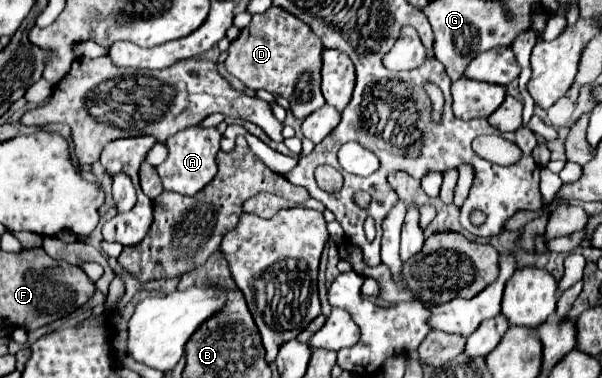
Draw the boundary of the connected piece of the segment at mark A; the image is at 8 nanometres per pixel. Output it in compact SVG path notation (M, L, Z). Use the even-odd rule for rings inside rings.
M201 124L189 126L189 128L181 130L179 134L173 134L171 138L167 138L163 142L167 146L167 158L159 166L155 166L157 174L161 176L161 182L163 182L165 190L193 196L207 182L211 182L215 172L217 172L215 154L219 150L219 140L221 140L221 134L219 134L217 128L205 128Z

